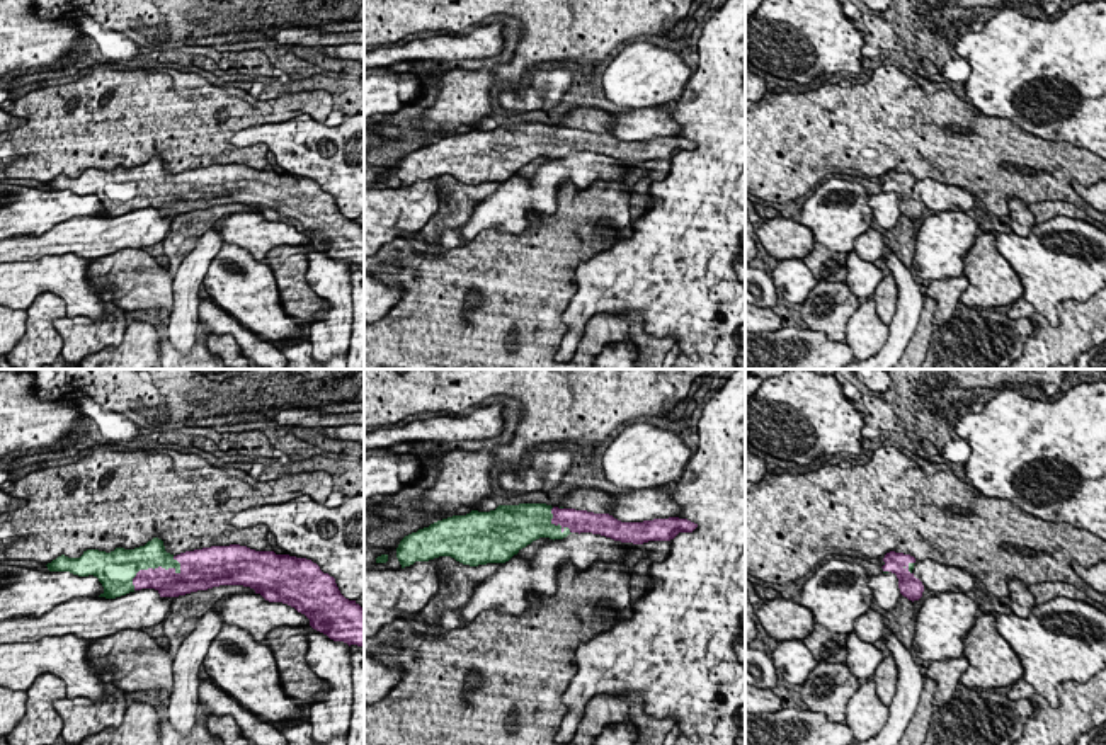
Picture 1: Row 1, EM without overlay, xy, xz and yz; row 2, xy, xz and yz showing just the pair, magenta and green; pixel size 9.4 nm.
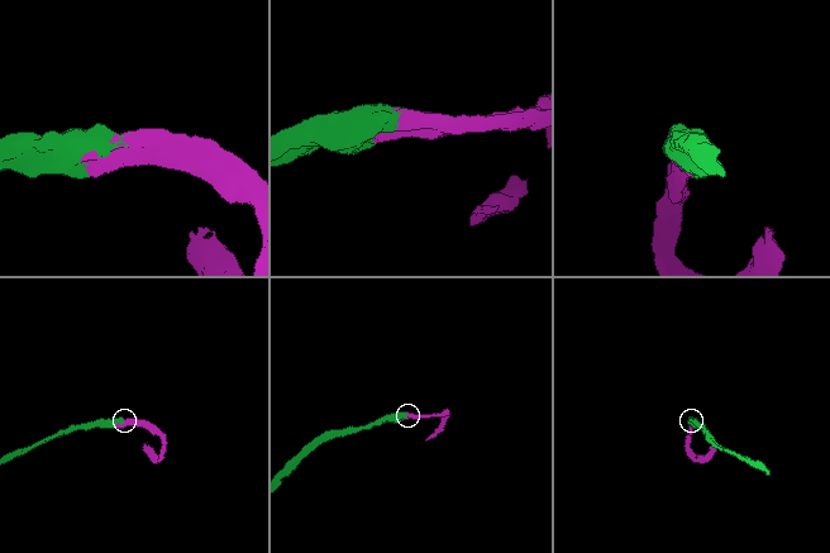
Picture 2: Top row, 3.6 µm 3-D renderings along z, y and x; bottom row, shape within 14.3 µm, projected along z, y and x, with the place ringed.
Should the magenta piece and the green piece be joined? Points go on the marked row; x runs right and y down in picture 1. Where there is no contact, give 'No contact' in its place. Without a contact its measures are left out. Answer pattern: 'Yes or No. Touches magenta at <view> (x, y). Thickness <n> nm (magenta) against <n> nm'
Yes. Touches magenta at xy (152, 568). Thickness 260 nm (magenta) against 280 nm

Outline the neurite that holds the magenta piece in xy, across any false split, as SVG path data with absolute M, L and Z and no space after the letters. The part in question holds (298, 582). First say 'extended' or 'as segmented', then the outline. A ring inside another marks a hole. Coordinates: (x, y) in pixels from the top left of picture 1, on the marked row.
extended; M153 537L134 549L87 549L80 558L58 556L49 572L94 575L104 587L99 597L116 599L141 589L179 597L219 585L243 585L269 602L282 602L310 619L334 641L364 646L364 609L345 599L335 578L306 558L255 551L247 546L211 546L177 556Z

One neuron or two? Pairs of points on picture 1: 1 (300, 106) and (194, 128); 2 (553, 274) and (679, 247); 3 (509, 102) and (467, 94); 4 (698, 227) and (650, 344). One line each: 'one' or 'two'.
1: one
2: two
3: two
4: two

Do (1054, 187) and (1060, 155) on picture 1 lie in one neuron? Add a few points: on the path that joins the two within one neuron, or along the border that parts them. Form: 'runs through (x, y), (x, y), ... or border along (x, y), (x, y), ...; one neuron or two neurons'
runs through (1054, 179), (1055, 164); one neuron

